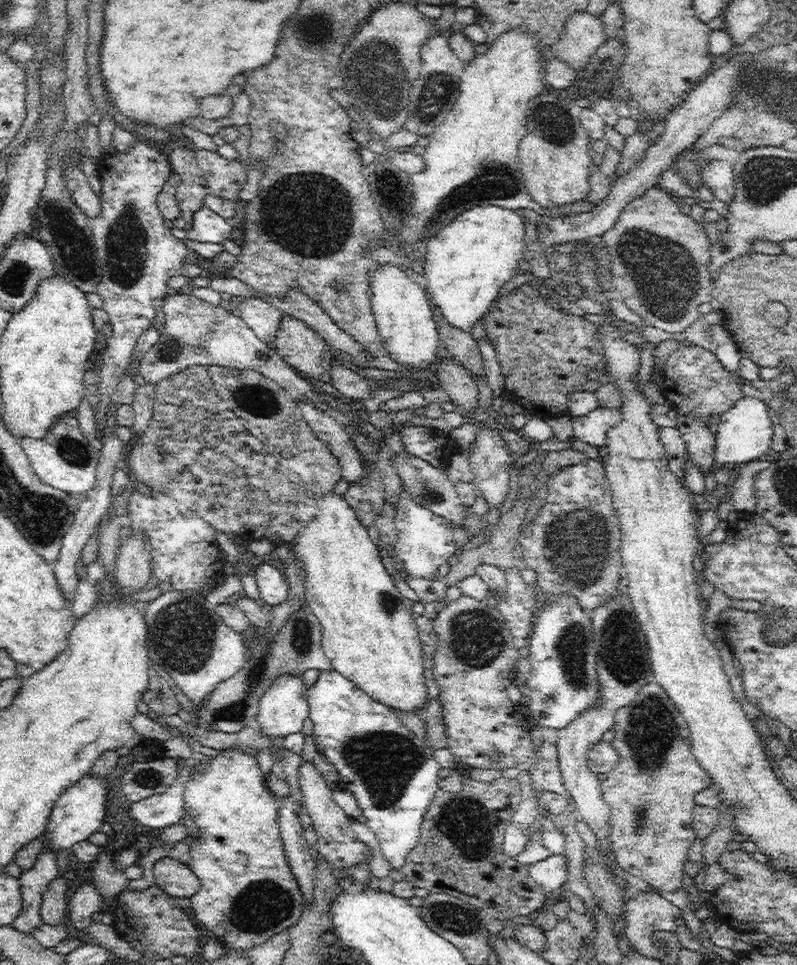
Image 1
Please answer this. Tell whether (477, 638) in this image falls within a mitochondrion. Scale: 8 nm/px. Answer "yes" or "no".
yes

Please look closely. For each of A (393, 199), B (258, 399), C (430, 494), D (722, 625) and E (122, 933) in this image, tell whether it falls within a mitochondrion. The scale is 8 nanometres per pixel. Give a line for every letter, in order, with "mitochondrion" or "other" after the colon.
A: mitochondrion
B: mitochondrion
C: mitochondrion
D: other
E: other

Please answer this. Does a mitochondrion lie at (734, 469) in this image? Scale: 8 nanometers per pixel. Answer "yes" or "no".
no

